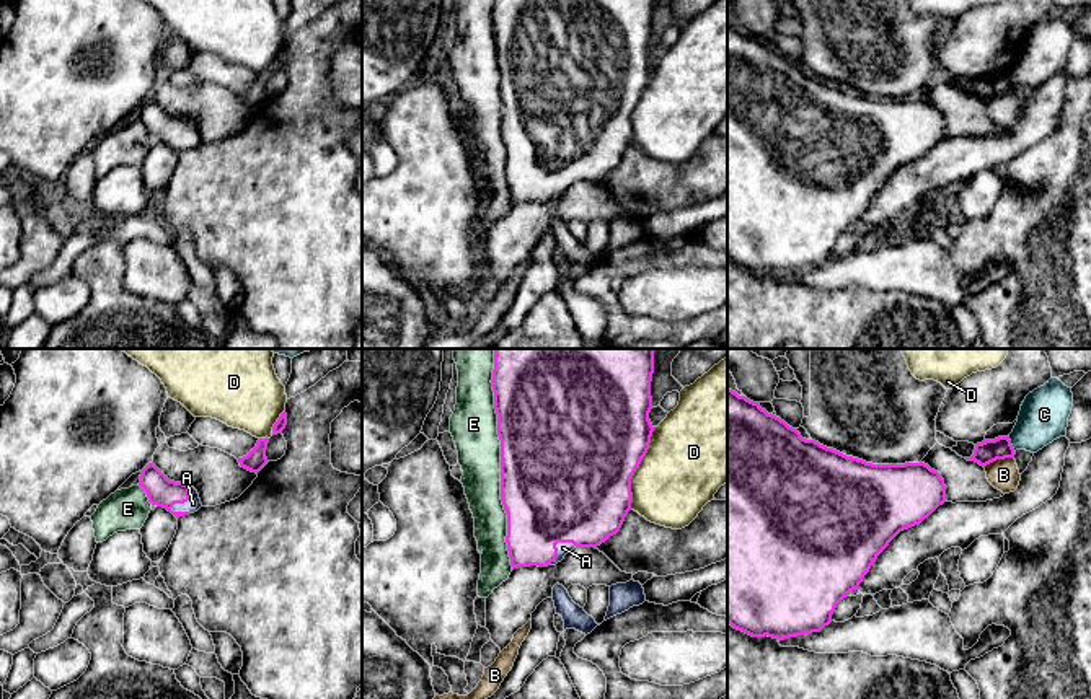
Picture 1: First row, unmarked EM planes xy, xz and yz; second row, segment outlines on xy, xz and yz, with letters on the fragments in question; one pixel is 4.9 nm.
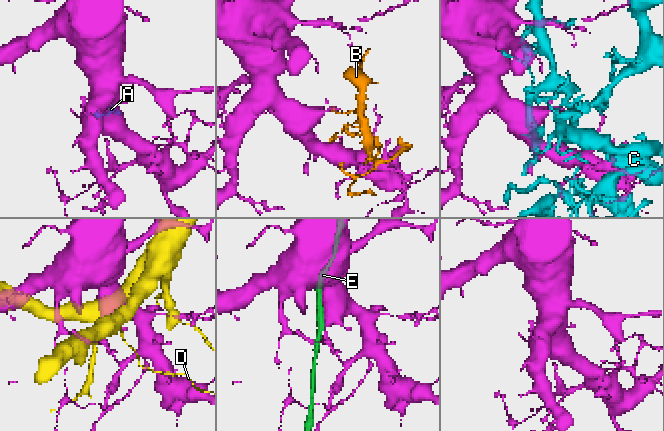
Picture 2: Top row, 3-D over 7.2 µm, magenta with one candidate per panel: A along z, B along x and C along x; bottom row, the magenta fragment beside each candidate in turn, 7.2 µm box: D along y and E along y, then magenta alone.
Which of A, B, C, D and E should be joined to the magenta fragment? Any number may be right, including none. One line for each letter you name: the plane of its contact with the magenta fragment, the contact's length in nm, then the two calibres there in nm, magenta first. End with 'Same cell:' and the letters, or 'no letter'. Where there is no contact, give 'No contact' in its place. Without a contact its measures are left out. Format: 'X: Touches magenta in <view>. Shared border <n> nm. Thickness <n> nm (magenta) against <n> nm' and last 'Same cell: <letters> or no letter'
A: Touches magenta in xy. Shared border 150 nm. Thickness 140 nm (magenta) against 70 nm
Same cell: A

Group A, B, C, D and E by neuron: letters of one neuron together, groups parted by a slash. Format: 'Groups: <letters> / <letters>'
Groups: A / B / C / D / E

